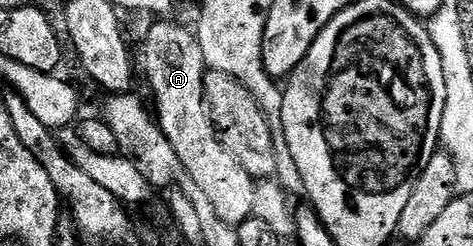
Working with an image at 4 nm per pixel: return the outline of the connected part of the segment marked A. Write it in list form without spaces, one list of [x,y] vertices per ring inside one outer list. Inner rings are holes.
[[[173,20],[154,21],[157,23],[146,32],[145,47],[141,50],[145,57],[145,74],[157,101],[155,118],[167,140],[171,140],[175,156],[183,160],[183,168],[187,168],[191,180],[195,180],[211,199],[215,212],[219,212],[219,220],[227,220],[227,224],[237,227],[243,220],[253,217],[257,182],[217,139],[217,131],[205,108],[203,80],[207,67],[196,33],[190,27],[188,30],[169,21]]]

